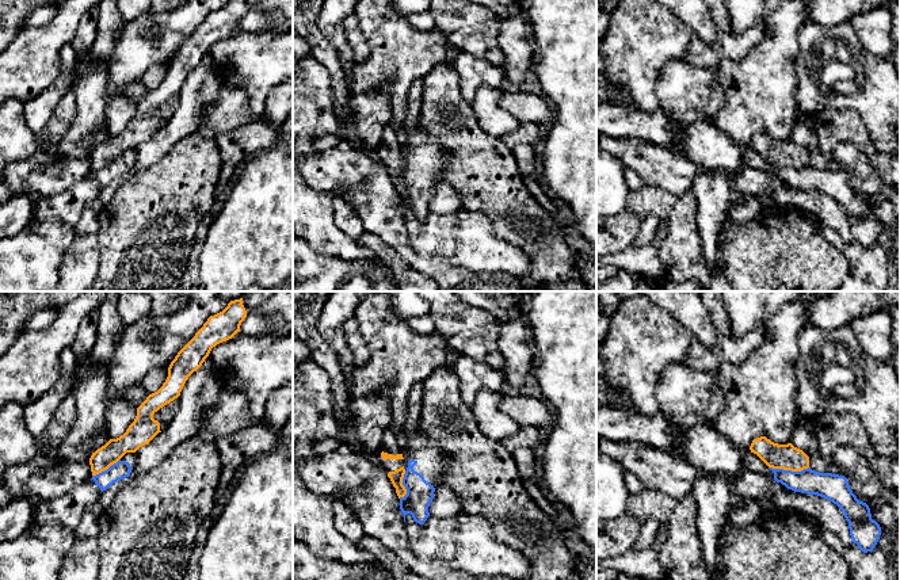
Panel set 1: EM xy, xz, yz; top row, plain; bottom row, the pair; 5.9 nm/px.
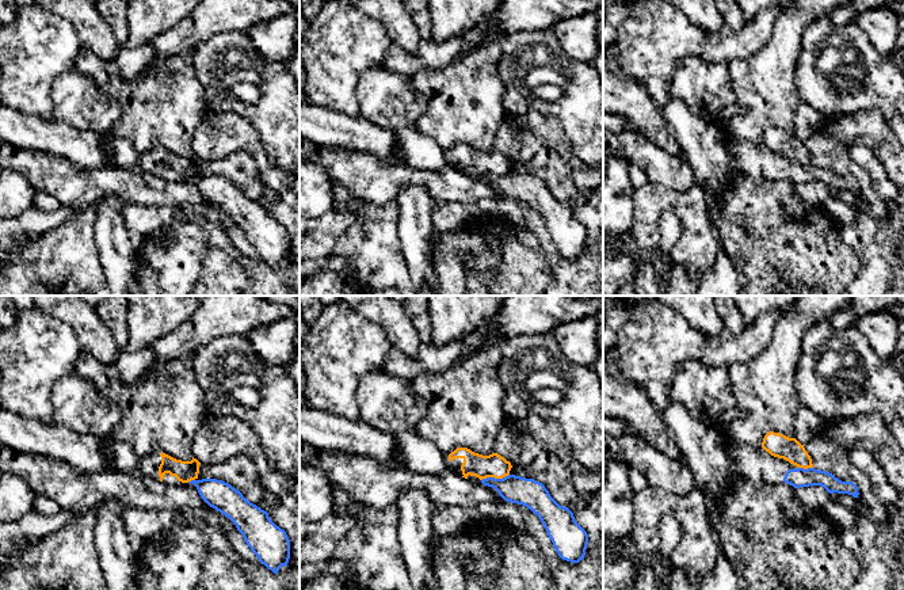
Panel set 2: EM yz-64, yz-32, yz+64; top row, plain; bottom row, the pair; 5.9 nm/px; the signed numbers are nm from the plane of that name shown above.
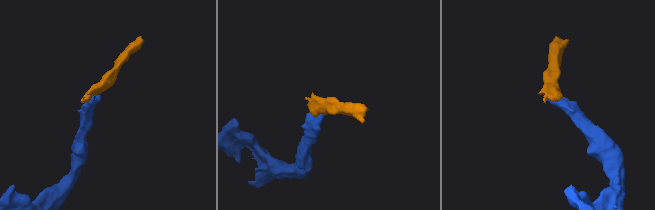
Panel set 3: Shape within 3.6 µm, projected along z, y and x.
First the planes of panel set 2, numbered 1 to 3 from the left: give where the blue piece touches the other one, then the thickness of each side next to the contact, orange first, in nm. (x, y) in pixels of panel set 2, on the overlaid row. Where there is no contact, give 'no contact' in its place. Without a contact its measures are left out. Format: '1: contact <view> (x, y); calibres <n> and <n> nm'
1: contact yz-64 (190, 480); calibres 130 and 170 nm
2: contact yz-32 (495, 478); calibres 140 and 160 nm
3: contact yz+64 (805, 468); calibres 140 and 110 nm

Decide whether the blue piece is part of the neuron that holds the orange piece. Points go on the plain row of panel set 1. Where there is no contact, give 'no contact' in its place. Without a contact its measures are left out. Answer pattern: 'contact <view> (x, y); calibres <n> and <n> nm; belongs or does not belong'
contact yz (789, 166); calibres 150 and 150 nm; does not belong

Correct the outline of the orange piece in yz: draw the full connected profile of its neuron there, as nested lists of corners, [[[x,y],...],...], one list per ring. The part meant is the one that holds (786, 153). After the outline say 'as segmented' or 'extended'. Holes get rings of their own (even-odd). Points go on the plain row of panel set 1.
[[[760,133],[752,137],[750,146],[773,165],[801,168],[809,164],[809,153],[792,140],[778,141]]]; as segmented

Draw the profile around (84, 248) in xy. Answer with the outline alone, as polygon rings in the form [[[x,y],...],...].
[[[85,207],[73,229],[75,239],[58,266],[54,291],[88,291],[99,270],[98,213]]]

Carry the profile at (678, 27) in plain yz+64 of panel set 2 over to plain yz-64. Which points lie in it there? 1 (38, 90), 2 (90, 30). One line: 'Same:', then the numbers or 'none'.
Same: 1

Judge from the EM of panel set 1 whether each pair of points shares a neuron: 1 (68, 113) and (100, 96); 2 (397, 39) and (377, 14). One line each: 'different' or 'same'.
1: different
2: same

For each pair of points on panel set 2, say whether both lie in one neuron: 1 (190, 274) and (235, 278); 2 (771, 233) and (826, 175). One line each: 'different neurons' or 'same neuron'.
1: different neurons
2: different neurons

